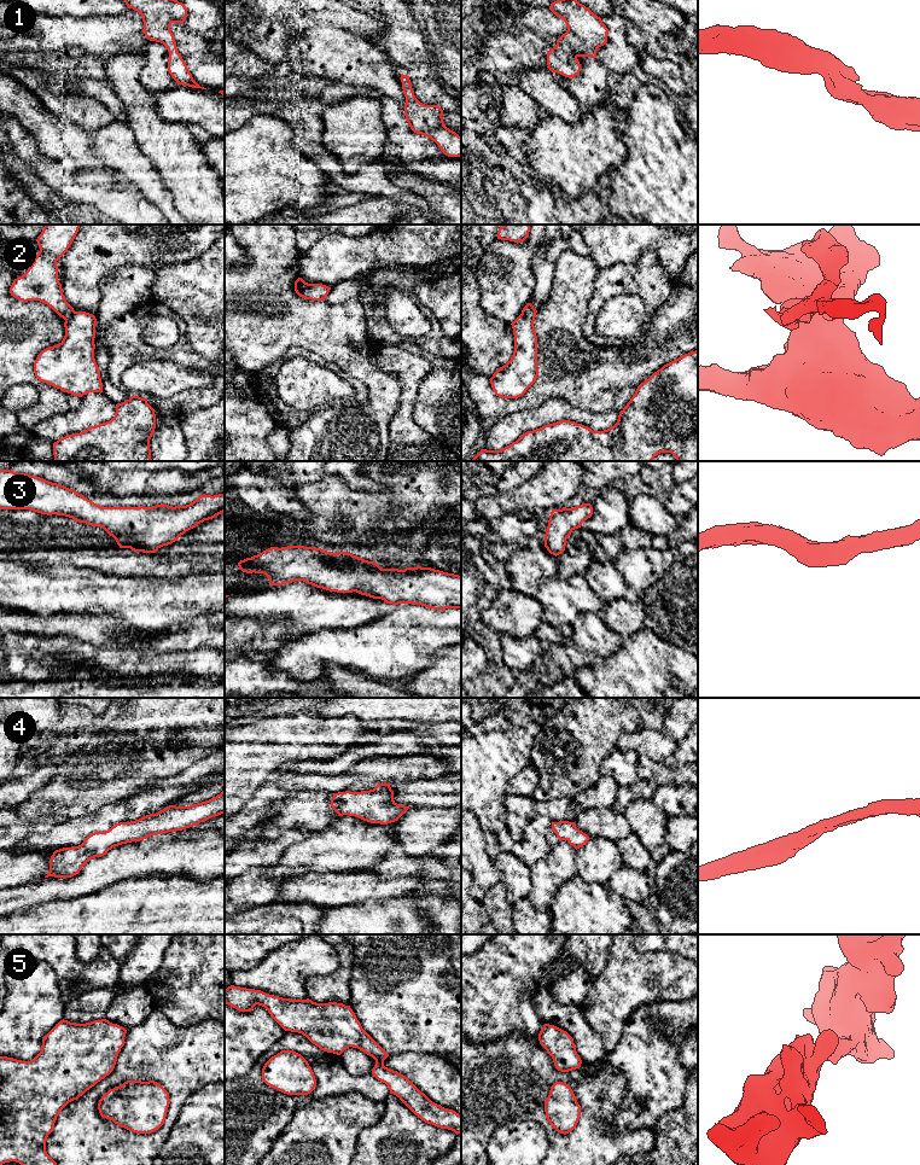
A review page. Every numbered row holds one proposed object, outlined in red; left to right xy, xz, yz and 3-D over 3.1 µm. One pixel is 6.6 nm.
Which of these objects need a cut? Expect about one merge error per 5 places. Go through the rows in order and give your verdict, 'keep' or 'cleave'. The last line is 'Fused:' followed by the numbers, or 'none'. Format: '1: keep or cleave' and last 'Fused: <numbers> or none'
1: keep
2: keep
3: keep
4: keep
5: keep
Fused: none

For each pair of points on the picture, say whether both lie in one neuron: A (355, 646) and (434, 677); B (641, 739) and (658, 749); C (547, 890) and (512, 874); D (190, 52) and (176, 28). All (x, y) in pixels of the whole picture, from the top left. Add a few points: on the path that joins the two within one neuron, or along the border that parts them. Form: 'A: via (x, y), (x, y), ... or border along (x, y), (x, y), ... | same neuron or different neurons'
A: border along (438, 650), (431, 658), (431, 663), (414, 675) | different neurons
B: via (645, 741), (654, 745) | same neuron
C: border along (531, 868), (531, 891), (527, 897) | different neurons
D: via (190, 46), (181, 34) | same neuron

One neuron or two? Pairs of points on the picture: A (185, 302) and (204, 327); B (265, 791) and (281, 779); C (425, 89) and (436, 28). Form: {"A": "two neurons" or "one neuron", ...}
{"A": "one neuron", "B": "two neurons", "C": "two neurons"}

